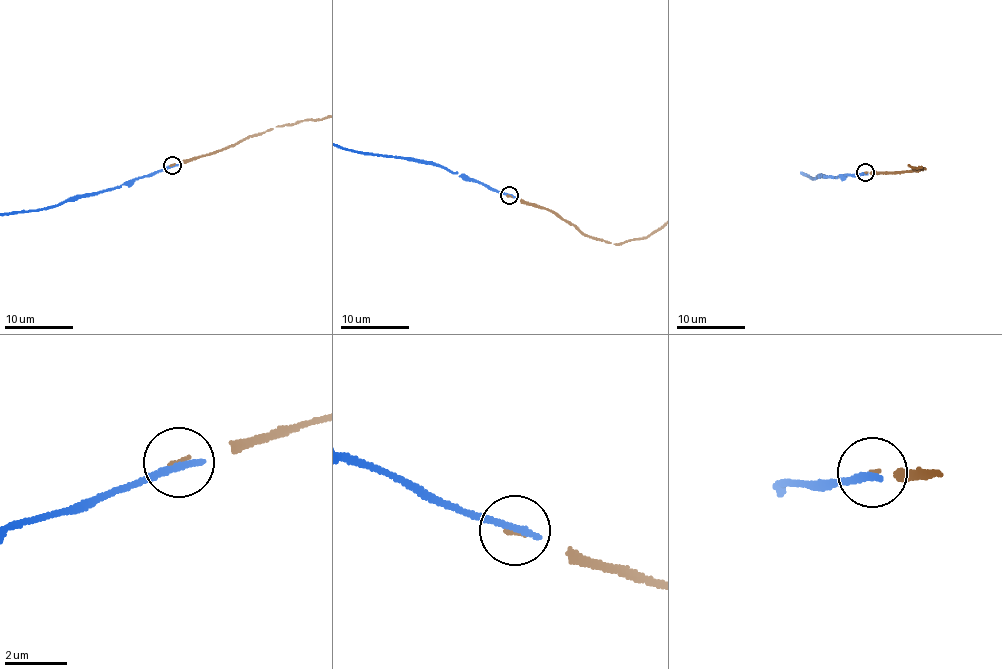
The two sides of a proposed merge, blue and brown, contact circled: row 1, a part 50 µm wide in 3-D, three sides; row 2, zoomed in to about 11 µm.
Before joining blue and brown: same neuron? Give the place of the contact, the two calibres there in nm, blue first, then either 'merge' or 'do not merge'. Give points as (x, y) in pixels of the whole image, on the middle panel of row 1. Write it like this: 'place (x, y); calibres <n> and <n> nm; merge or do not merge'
place (509, 195); calibres 280 and 120 nm; do not merge

